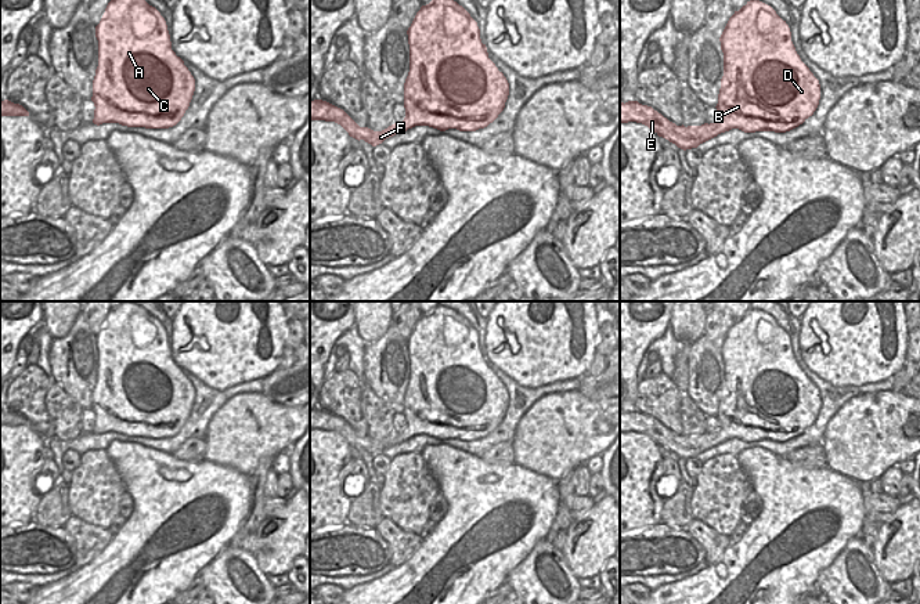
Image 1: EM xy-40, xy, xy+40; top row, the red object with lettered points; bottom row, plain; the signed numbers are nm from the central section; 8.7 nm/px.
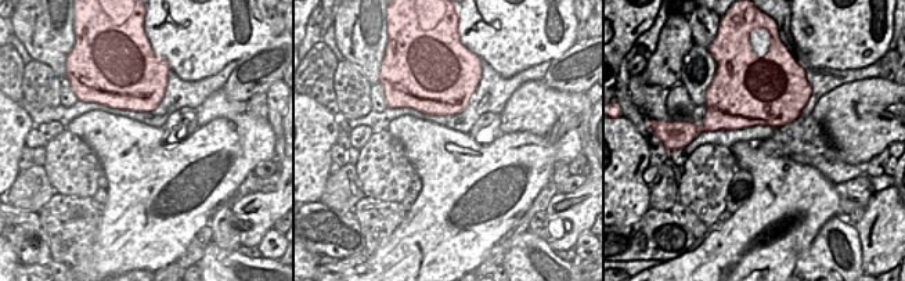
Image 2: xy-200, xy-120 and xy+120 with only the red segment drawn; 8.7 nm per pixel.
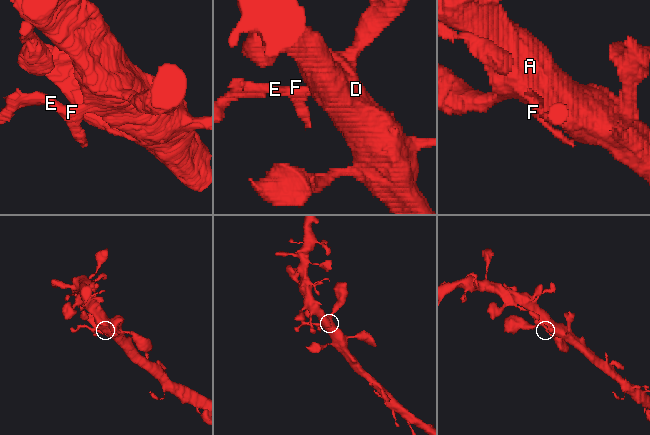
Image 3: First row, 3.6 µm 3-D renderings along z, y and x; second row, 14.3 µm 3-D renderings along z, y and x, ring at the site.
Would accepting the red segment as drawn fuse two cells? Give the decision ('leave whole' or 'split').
split

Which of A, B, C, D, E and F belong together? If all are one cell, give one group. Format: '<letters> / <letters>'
A B C D / E F

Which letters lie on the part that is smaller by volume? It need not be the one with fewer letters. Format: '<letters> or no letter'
E, F.

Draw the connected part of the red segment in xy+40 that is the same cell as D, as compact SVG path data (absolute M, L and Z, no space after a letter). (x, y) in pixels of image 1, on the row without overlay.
M750 310L729 328L721 347L724 386L718 404L719 428L710 435L721 442L739 438L744 442L786 442L813 424L820 409L820 394L801 370L786 330L760 311Z

